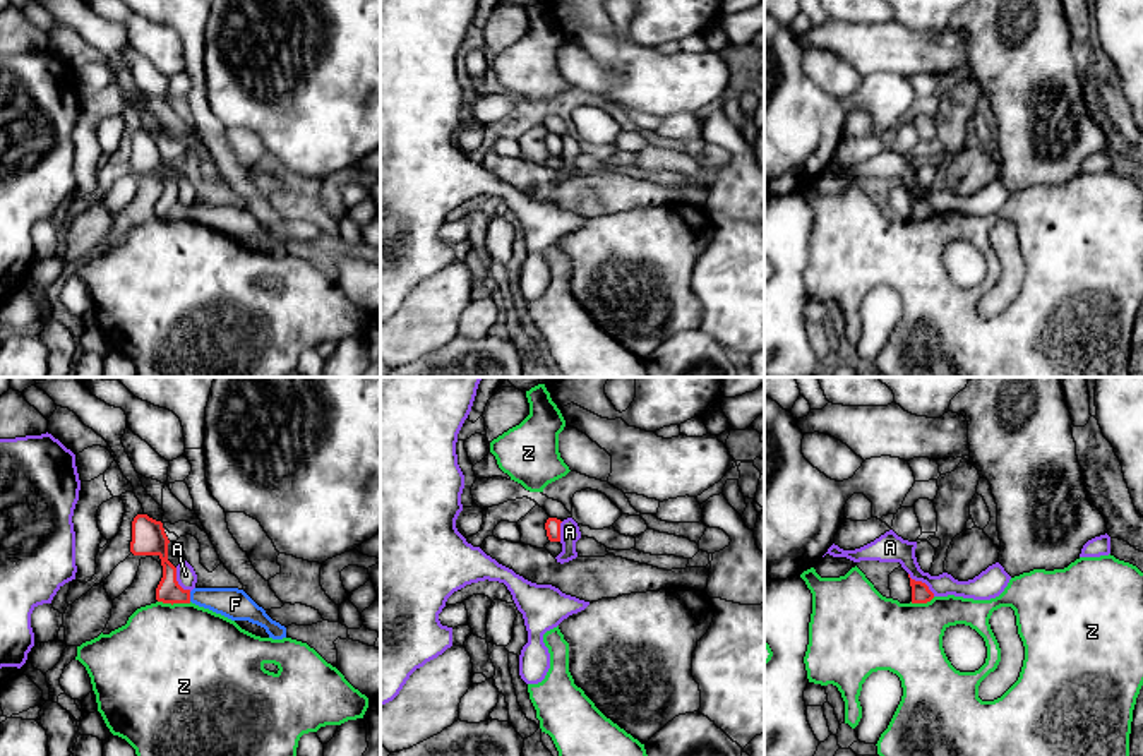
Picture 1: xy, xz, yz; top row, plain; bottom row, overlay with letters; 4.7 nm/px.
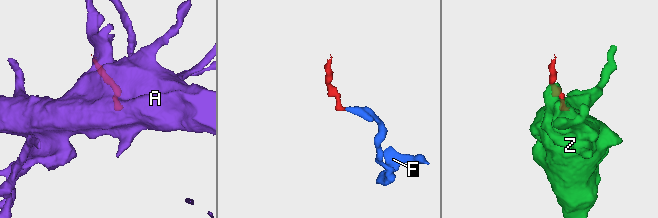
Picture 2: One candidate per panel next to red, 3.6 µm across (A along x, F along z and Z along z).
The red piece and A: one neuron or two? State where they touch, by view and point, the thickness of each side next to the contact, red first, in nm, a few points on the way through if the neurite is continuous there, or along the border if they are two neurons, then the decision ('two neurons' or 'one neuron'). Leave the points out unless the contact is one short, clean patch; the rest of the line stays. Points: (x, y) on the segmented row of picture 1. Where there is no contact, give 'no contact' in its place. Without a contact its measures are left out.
contact yz (921, 582); calibres 90 and 140 nm; border yz (909, 573), (912, 578), (921, 580), (934, 595); two neurons

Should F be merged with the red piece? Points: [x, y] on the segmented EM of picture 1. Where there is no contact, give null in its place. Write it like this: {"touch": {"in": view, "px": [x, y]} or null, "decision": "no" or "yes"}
{"touch": {"in": "xy", "px": [189, 597]}, "decision": "yes"}

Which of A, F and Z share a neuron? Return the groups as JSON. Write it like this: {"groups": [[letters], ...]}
{"groups": [["A"], ["F"], ["Z"]]}

